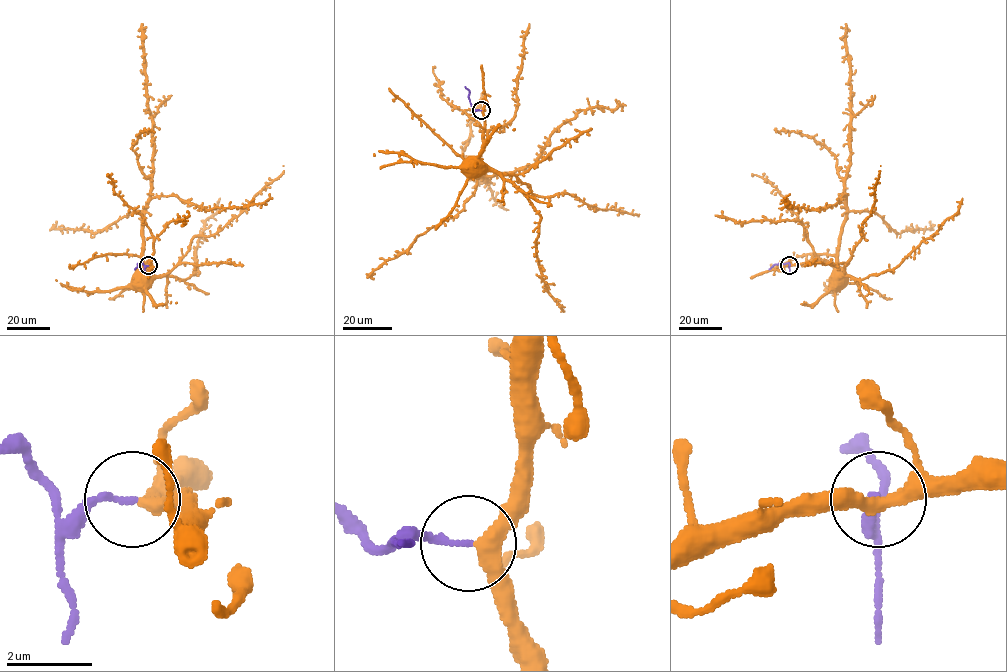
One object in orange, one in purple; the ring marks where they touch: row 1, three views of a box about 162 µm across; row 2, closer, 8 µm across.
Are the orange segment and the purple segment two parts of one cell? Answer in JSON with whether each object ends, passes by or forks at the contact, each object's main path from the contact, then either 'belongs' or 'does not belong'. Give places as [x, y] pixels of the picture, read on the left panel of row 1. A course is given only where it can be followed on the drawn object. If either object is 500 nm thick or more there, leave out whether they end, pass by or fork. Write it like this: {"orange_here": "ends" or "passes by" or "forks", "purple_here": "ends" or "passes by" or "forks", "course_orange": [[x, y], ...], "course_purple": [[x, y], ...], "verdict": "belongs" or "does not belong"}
{"orange_here": "passes by", "purple_here": "ends", "course_orange": [[148, 266], [149, 259], [143, 262], [143, 216], [153, 163], [142, 43], [146, 27]], "course_purple": [[148, 266], [138, 263], [134, 269]], "verdict": "does not belong"}

